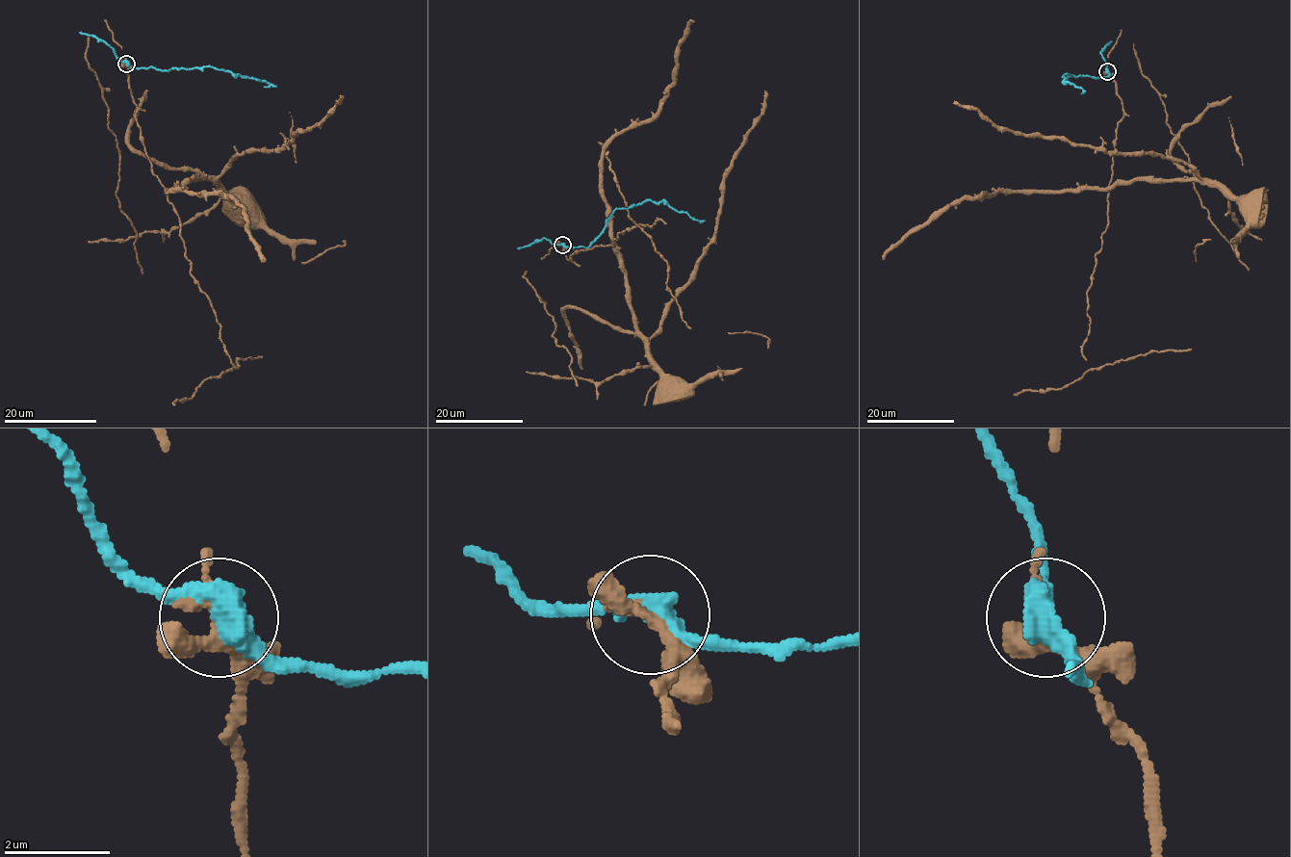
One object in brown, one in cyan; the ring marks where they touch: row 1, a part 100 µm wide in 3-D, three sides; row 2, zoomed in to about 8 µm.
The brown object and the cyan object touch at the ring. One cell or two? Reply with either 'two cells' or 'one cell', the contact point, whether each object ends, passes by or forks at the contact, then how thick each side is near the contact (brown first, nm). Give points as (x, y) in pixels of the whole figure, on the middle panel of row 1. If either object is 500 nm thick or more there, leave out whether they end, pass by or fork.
two cells; place (562, 245); brown forks; cyan passes by; calibres 220 and 440 nm

